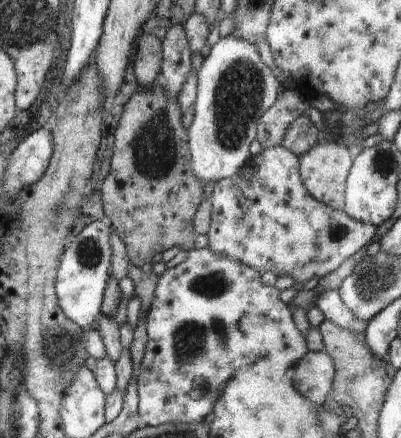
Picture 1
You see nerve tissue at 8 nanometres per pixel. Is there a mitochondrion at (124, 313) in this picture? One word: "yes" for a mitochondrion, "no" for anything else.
no

